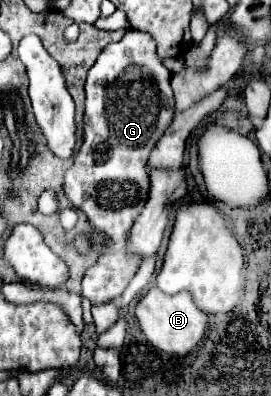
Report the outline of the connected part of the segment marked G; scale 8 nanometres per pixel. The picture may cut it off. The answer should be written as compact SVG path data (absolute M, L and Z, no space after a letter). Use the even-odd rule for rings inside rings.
M129 30L119 42L109 44L91 66L85 92L85 138L79 154L75 156L73 166L65 174L65 194L73 202L73 206L87 214L89 222L105 230L107 236L113 236L113 244L101 254L97 264L89 268L82 279L82 296L92 305L101 305L121 297L131 278L137 274L141 266L141 256L131 254L127 250L129 230L133 228L137 216L141 214L147 198L149 198L149 174L147 174L147 158L165 130L171 126L175 116L175 100L171 90L171 72L165 68L163 60L157 56L155 40L149 34Z

